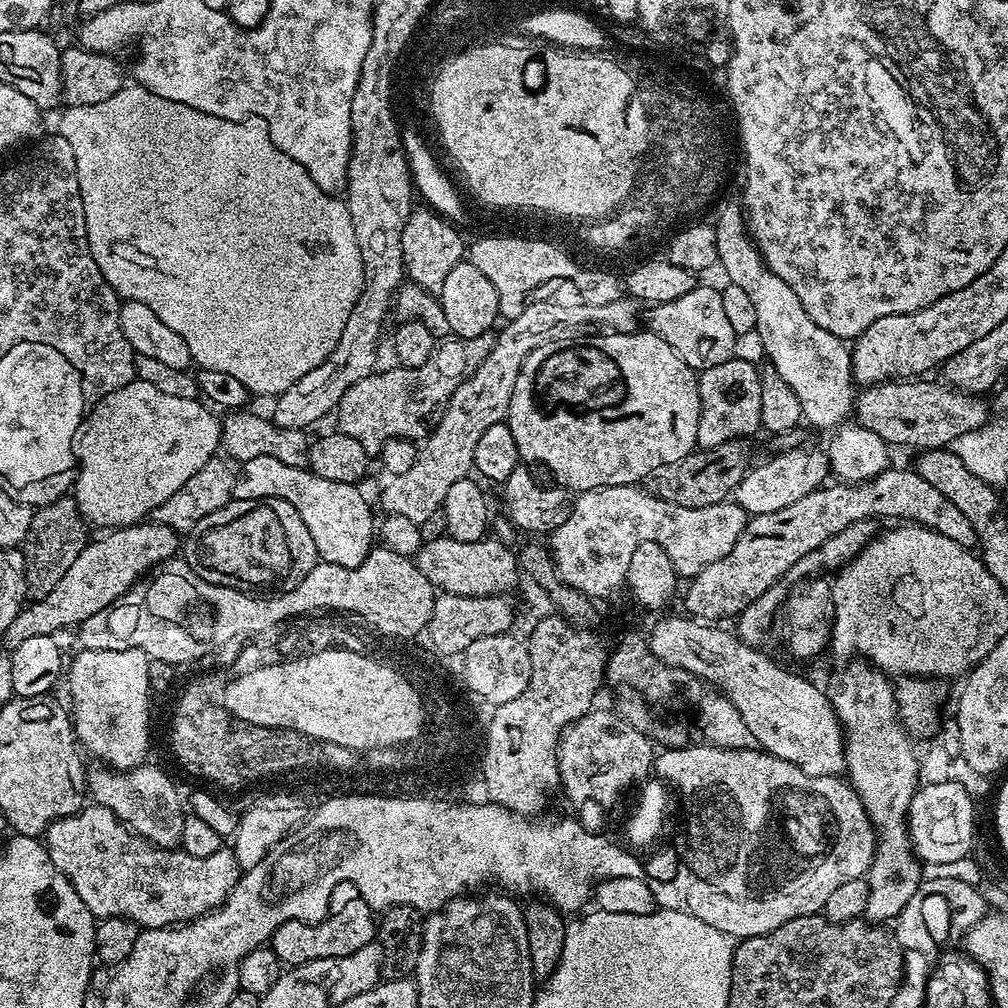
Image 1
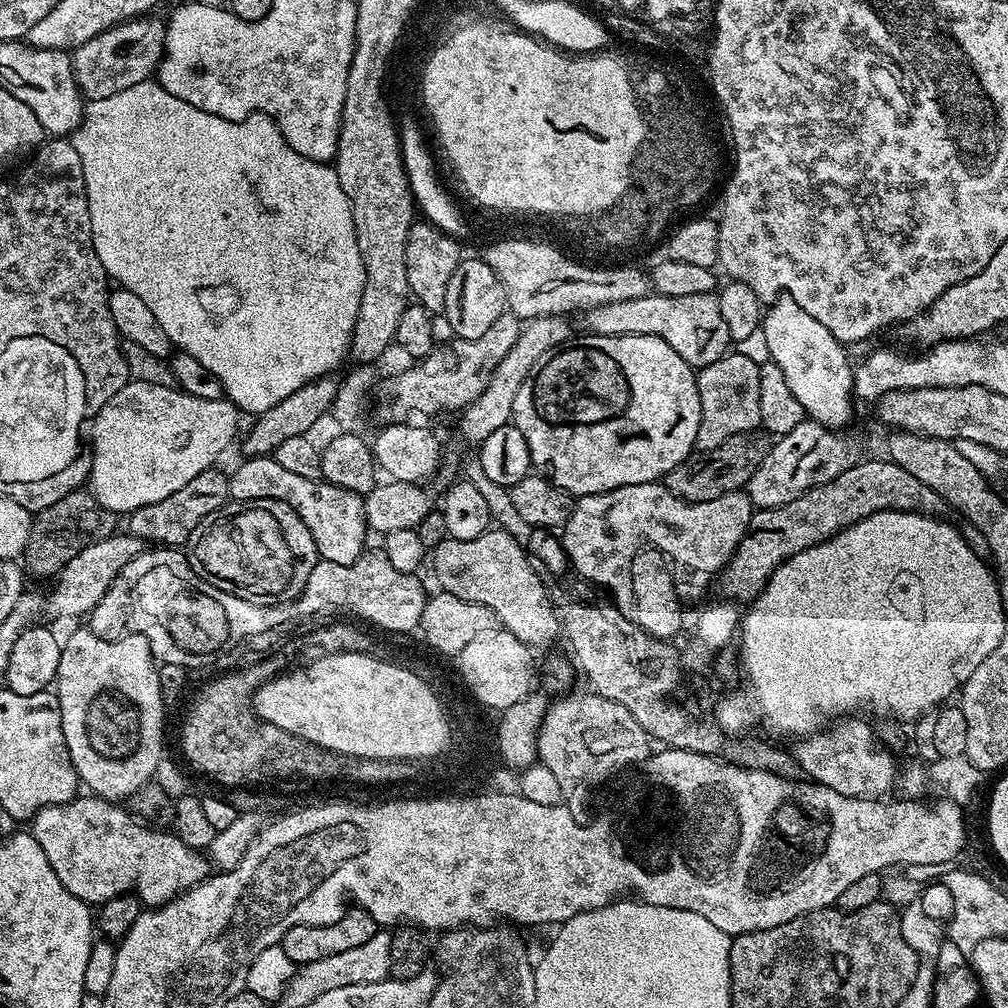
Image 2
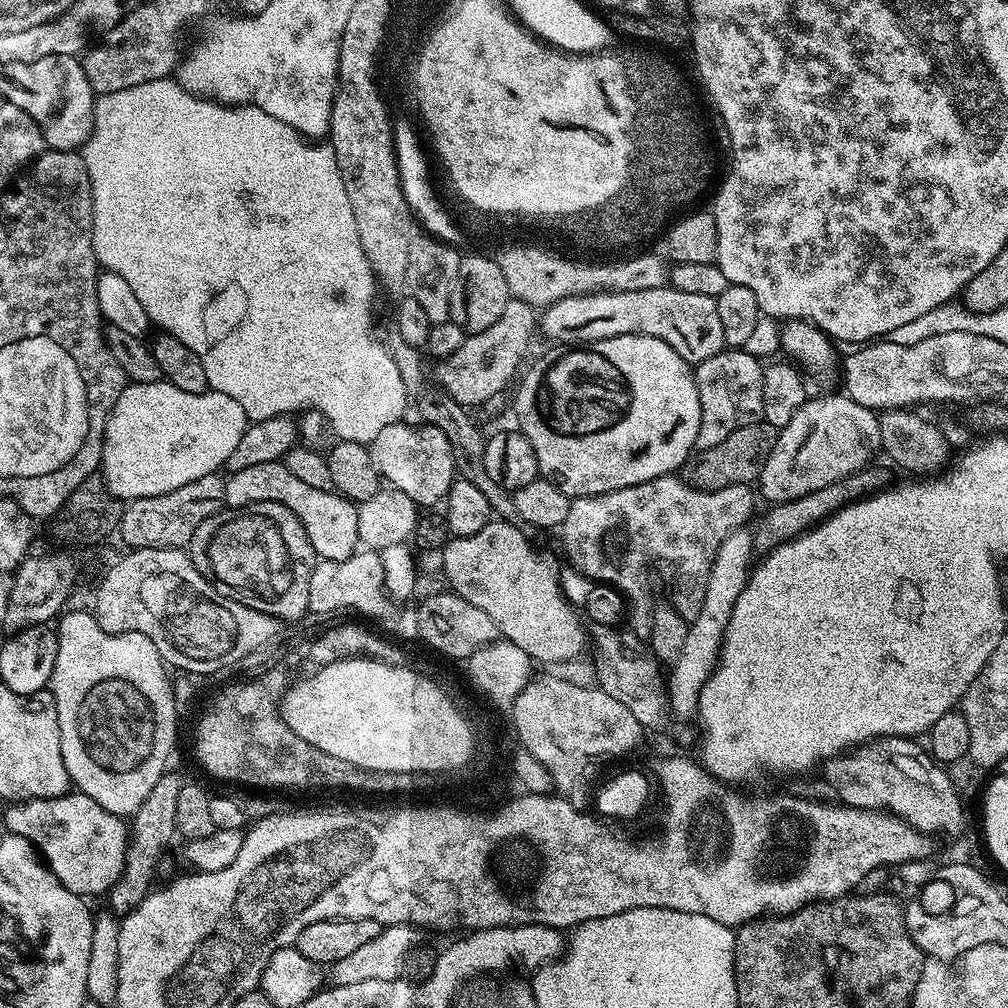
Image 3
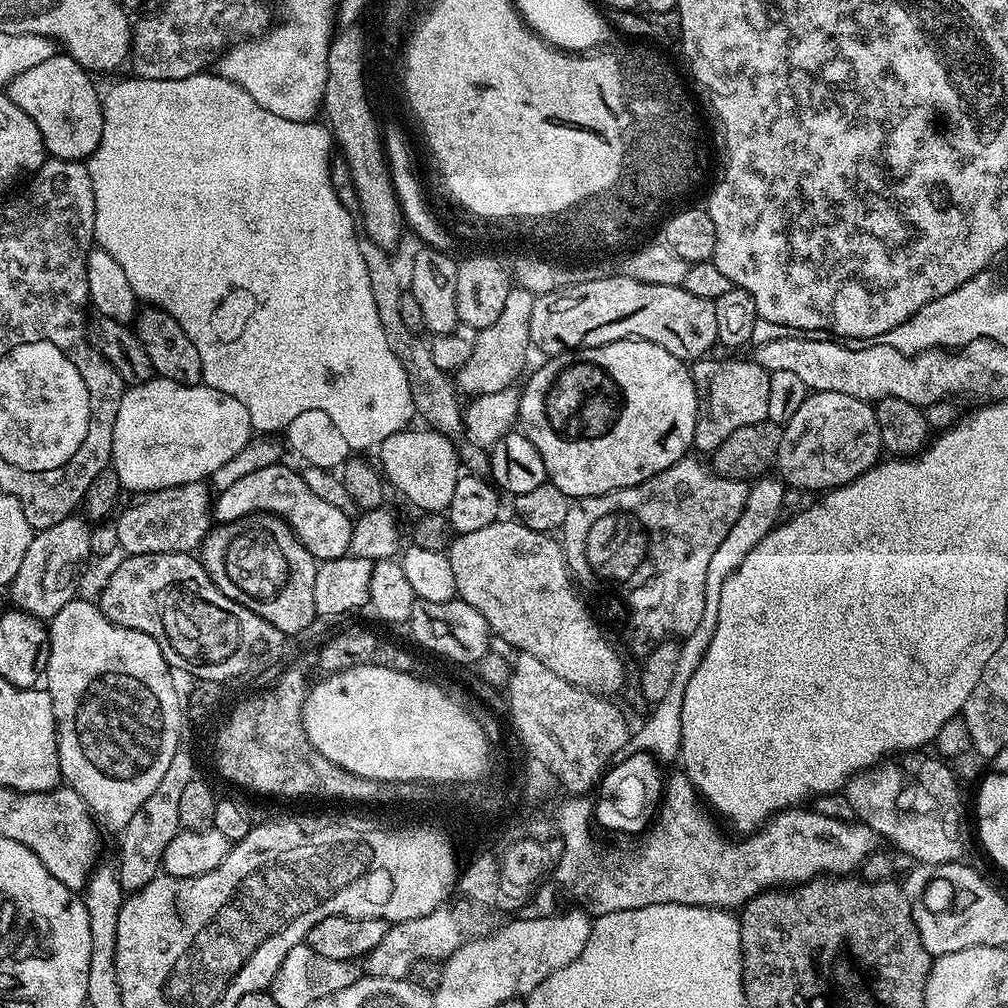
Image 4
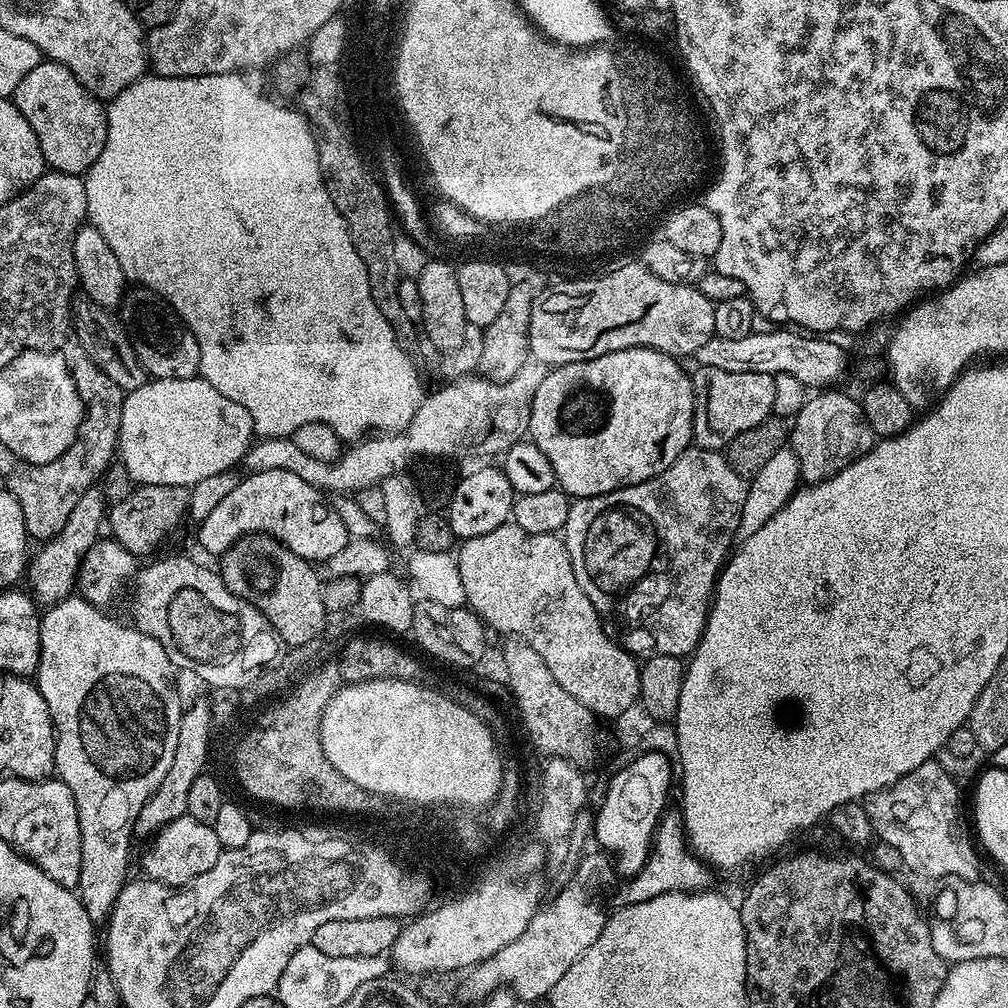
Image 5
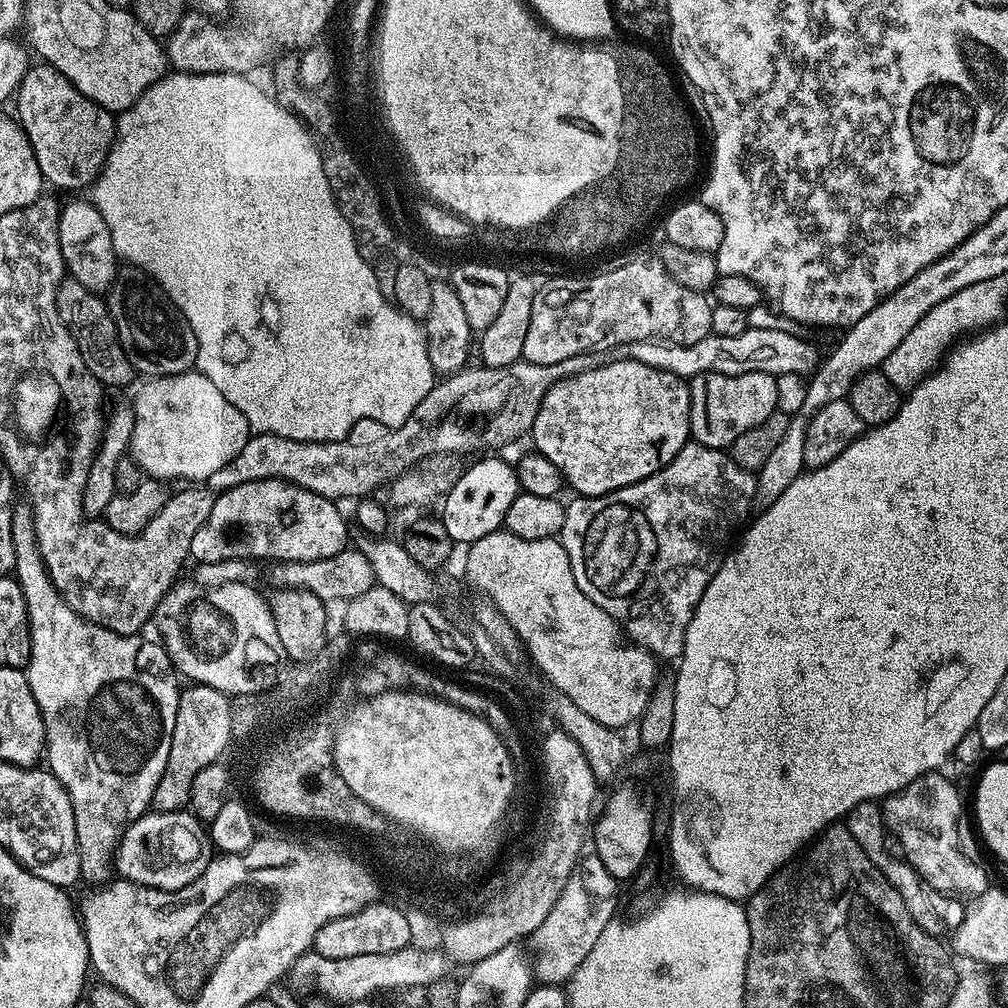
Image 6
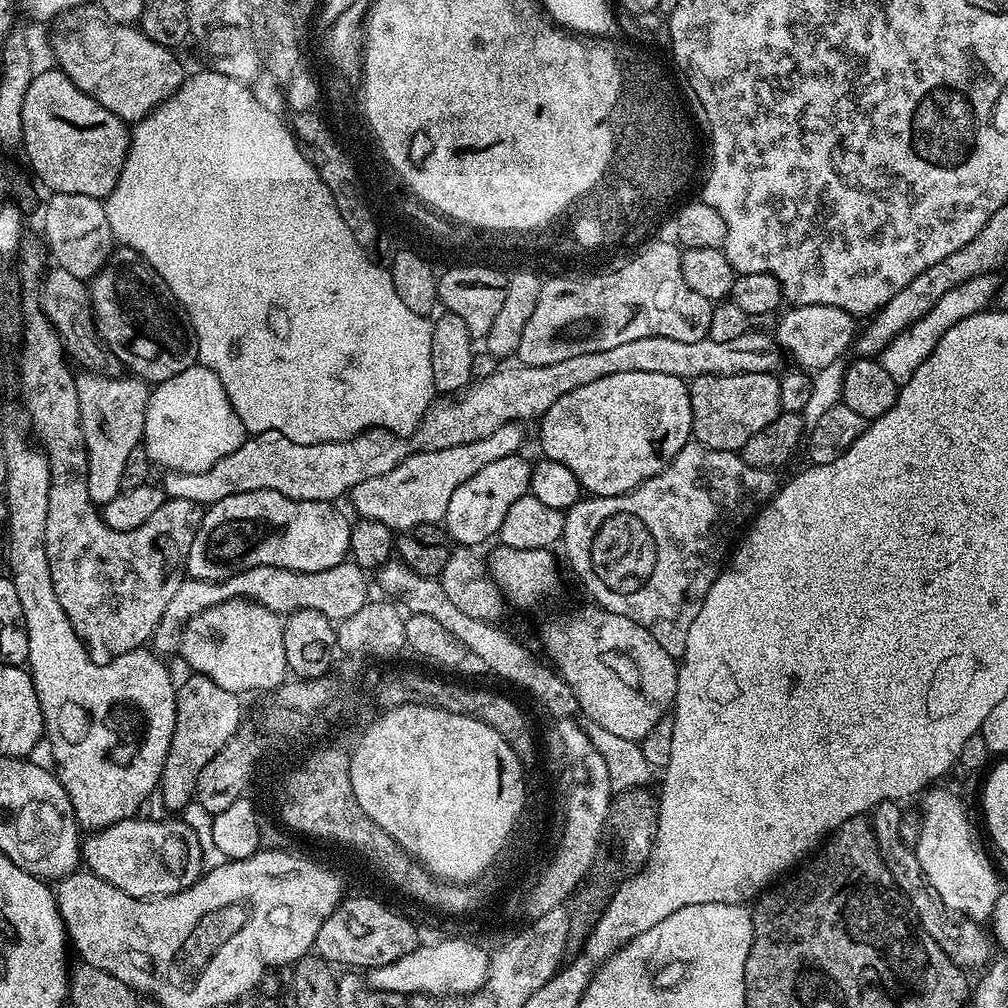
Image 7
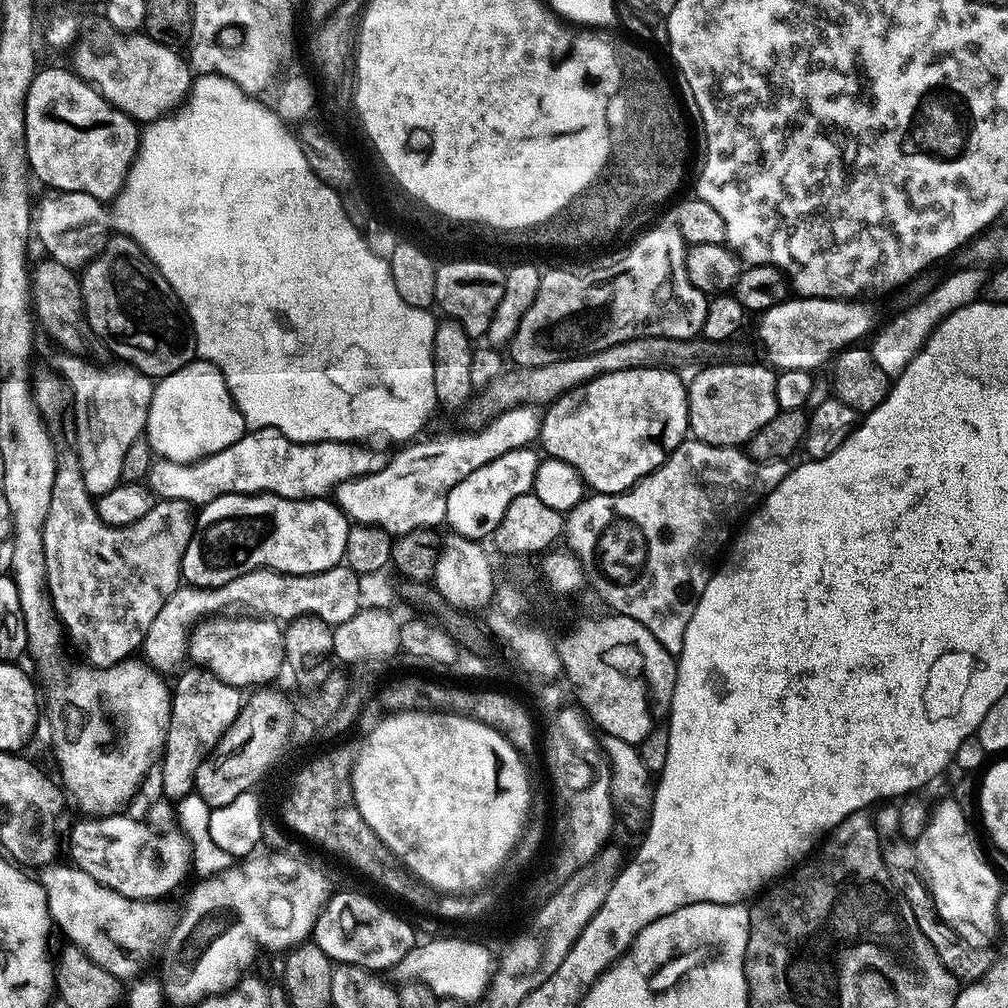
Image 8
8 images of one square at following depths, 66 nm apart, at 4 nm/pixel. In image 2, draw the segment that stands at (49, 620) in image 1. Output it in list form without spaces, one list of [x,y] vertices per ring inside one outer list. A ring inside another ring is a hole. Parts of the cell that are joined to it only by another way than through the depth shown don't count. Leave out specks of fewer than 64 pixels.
[[[131,534],[113,535],[102,542],[94,542],[94,546],[86,546],[82,554],[74,554],[70,562],[55,577],[56,586],[49,593],[46,600],[47,615],[52,616],[81,616],[87,617],[92,609],[98,606],[100,599],[106,594],[106,590],[114,582],[114,578],[120,573],[120,565],[123,561],[136,555],[138,541]]]

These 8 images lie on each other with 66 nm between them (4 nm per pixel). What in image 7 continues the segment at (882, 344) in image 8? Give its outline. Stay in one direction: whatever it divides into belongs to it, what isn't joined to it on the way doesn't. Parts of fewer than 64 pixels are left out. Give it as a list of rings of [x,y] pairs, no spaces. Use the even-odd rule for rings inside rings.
[[[988,272],[978,277],[972,277],[968,281],[962,281],[960,285],[946,291],[946,294],[934,302],[933,308],[924,317],[918,318],[908,328],[898,333],[879,354],[879,362],[886,370],[886,374],[890,374],[890,378],[894,378],[898,382],[909,380],[914,370],[932,353],[942,334],[954,322],[960,322],[962,318],[973,316],[976,312],[985,311],[993,303],[1000,282],[999,275]]]

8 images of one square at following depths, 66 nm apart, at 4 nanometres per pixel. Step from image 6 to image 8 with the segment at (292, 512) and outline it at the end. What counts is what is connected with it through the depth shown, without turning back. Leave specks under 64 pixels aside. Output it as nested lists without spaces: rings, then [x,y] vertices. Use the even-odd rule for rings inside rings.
[[[223,496],[203,505],[194,520],[190,546],[182,558],[181,577],[193,588],[218,588],[259,568],[283,572],[285,576],[309,576],[335,568],[343,561],[350,521],[328,498],[291,500],[281,496]]]

